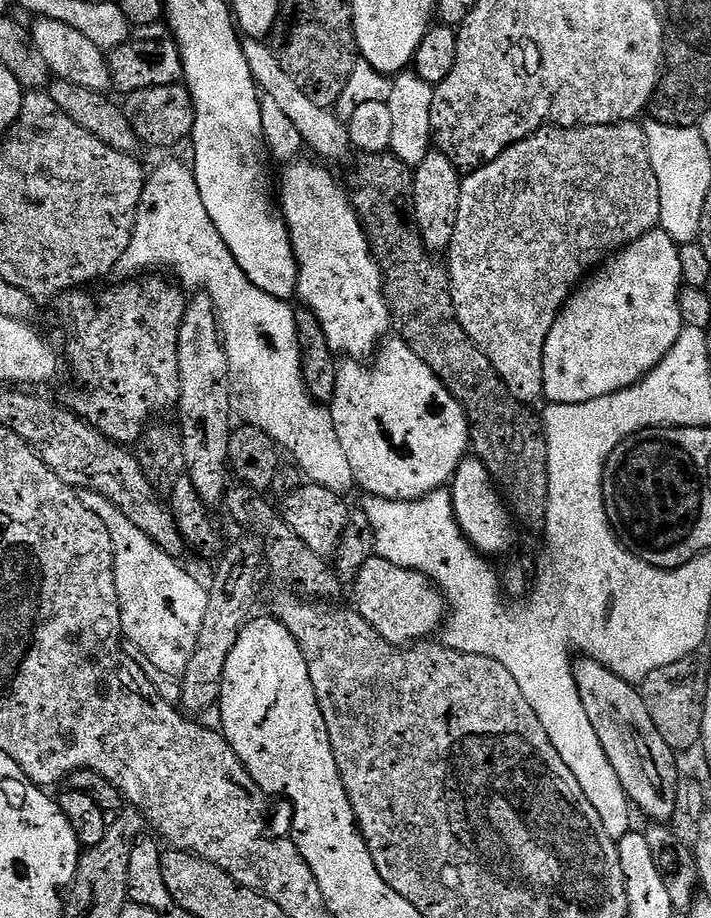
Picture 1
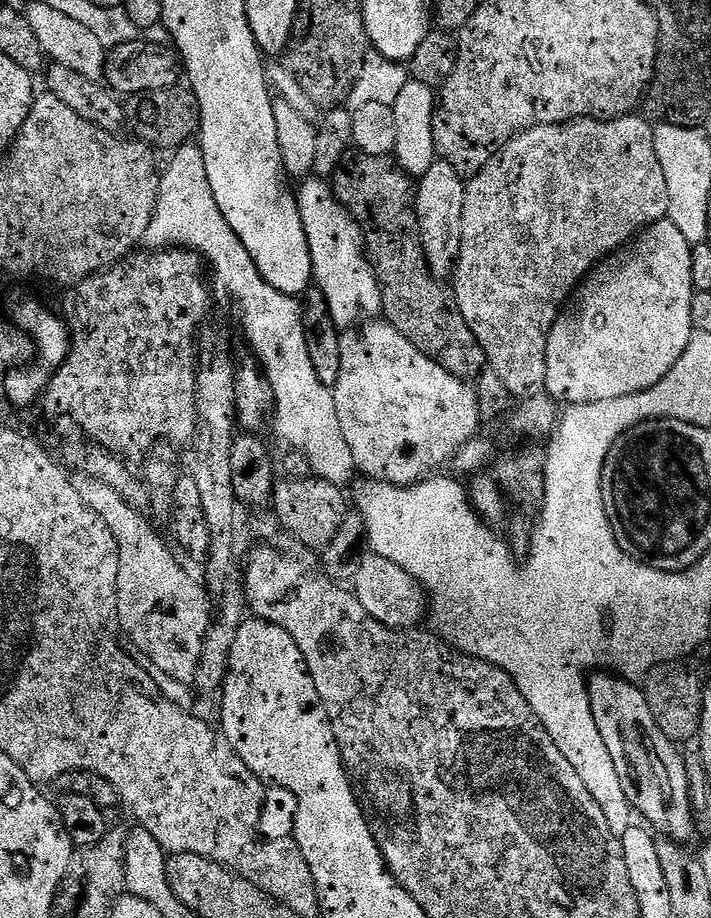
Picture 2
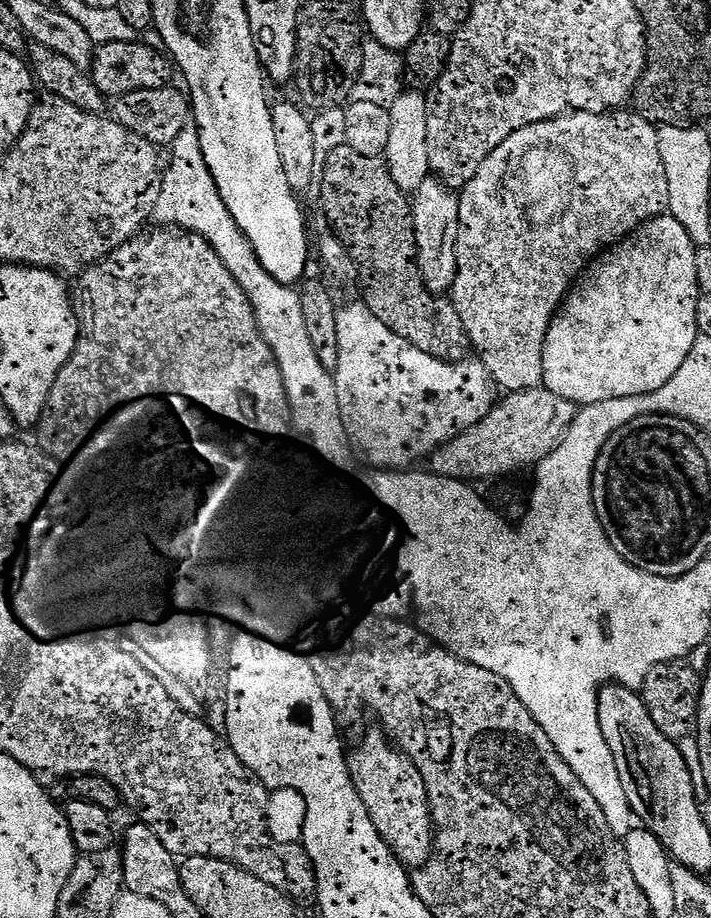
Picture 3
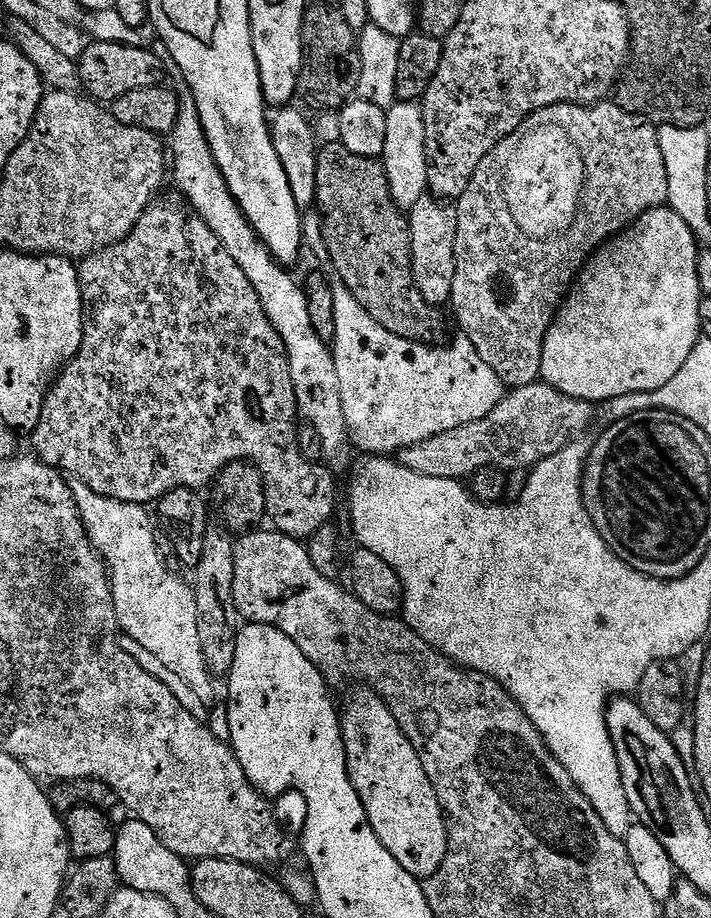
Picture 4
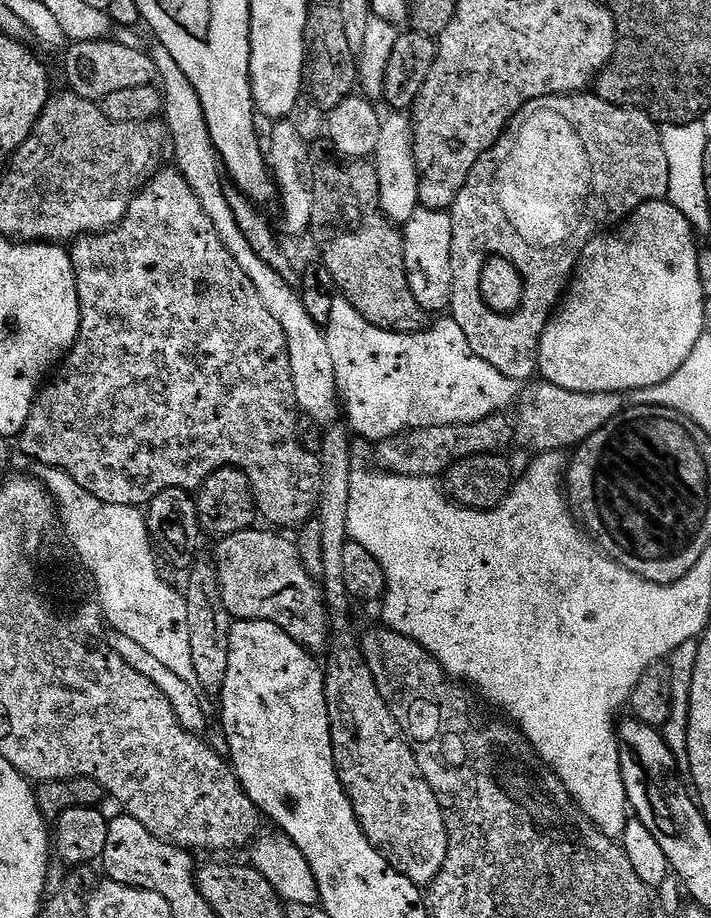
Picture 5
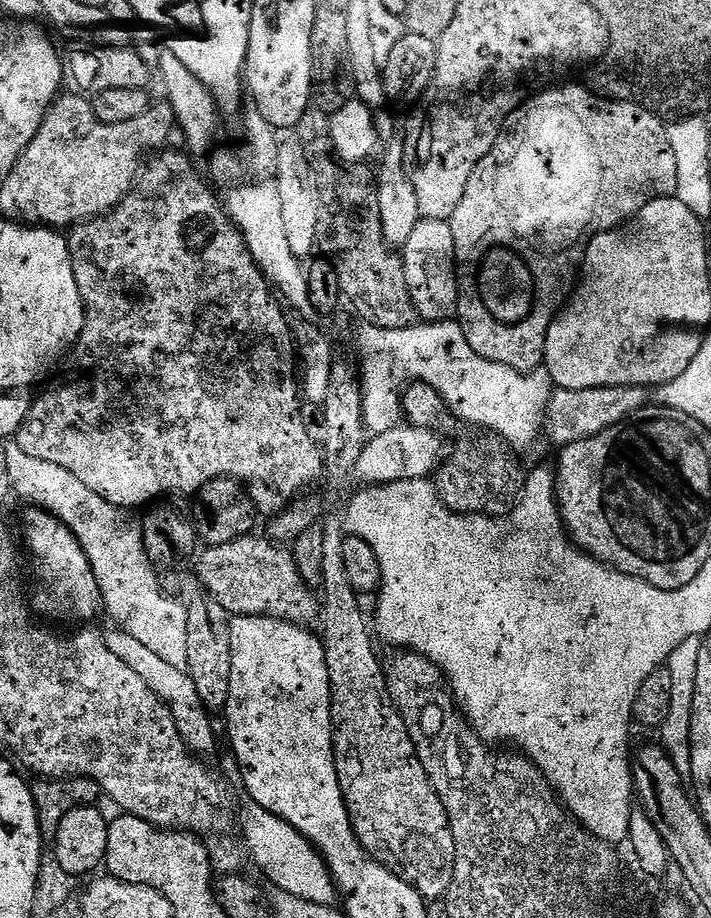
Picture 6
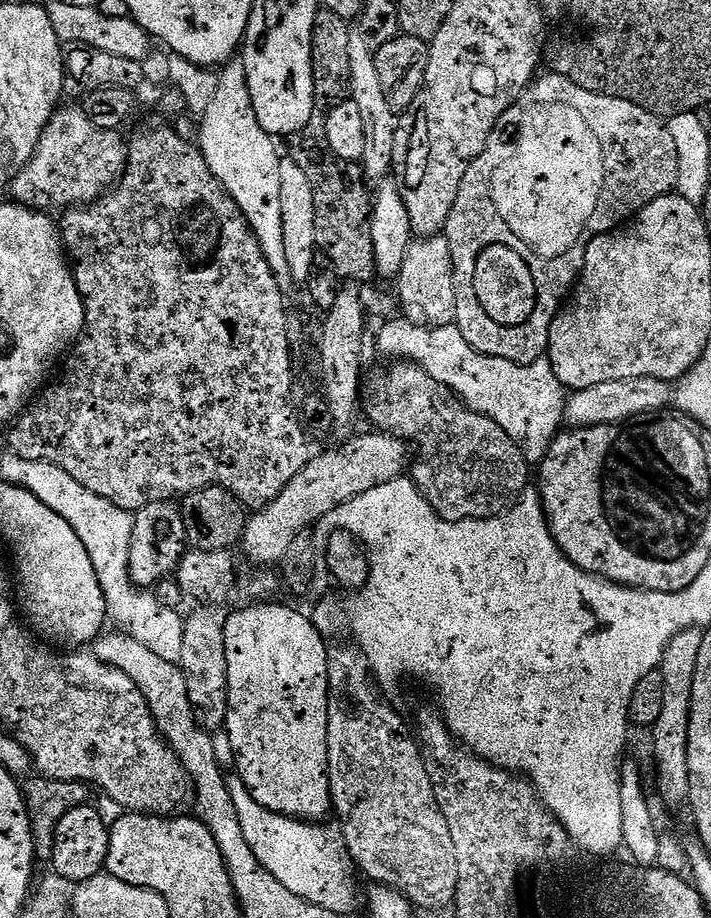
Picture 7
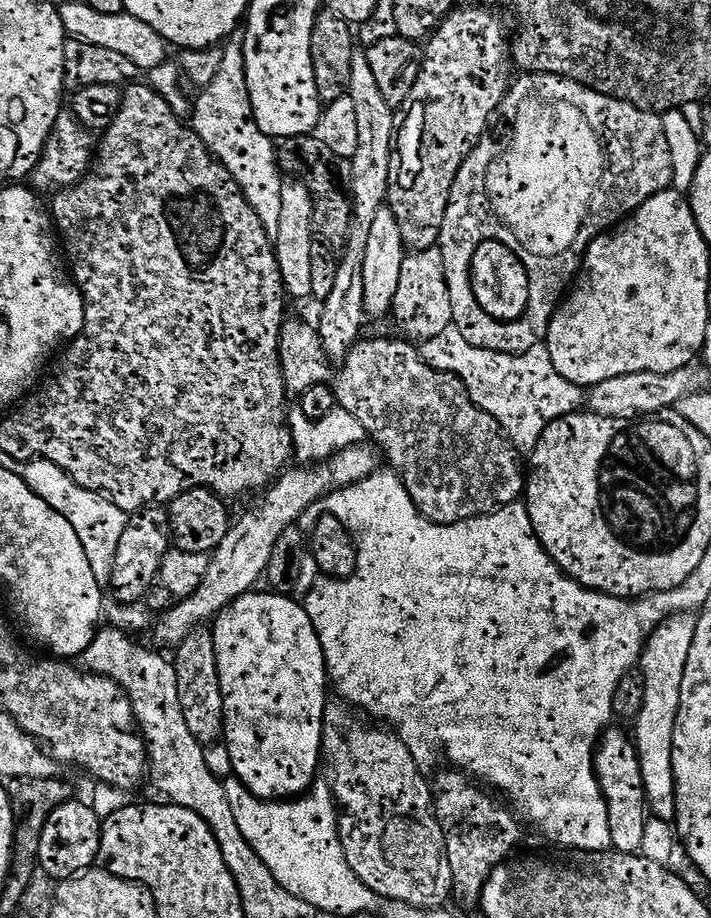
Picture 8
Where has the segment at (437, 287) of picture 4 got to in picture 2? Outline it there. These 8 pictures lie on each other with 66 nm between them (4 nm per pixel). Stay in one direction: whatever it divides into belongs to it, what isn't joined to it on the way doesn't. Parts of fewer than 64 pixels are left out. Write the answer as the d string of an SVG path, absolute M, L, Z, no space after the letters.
M443 162L432 164L430 170L426 170L426 174L419 177L415 185L416 230L420 238L420 248L424 252L424 262L433 277L447 277L455 269L465 187L462 177Z

